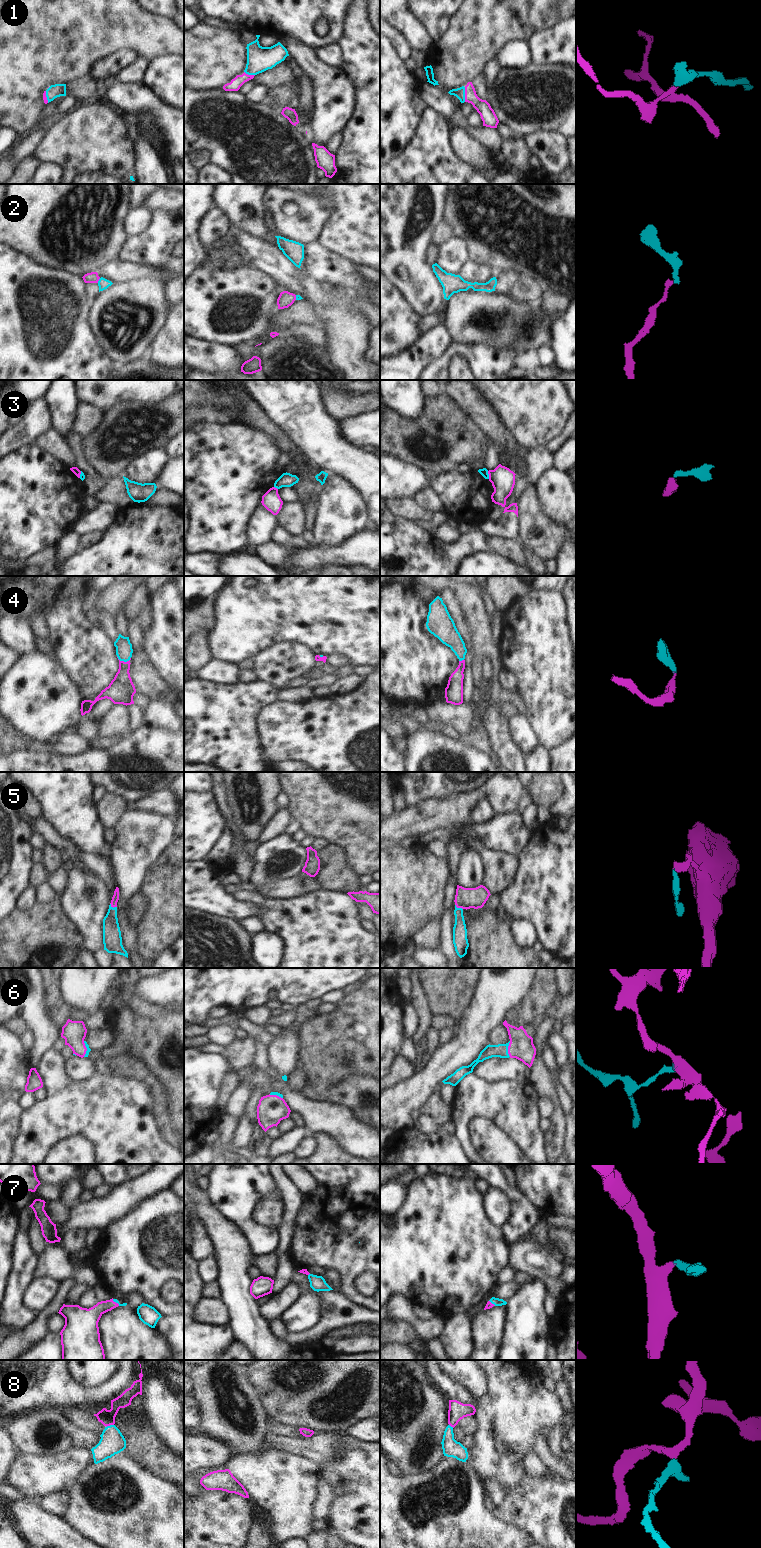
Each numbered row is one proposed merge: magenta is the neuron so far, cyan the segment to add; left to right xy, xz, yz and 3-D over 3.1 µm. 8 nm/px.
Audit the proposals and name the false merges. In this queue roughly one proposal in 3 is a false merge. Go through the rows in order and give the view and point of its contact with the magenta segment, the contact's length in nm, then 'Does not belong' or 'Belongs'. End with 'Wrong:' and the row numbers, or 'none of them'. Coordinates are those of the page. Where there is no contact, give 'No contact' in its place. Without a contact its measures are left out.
1: Touches magenta at yz (465, 94). Shared border 120 nm. Belongs
2: Touches magenta at xy (98, 280). Shared border 50 nm. Belongs
3: Touches magenta at yz (489, 475). Shared border 70 nm. Does not belong
4: Touches magenta at xy (123, 661). Shared border 110 nm. Belongs
5: Touches magenta at xy (113, 907). Shared border 70 nm. Belongs
6: Touches magenta at yz (508, 1049). Shared border 130 nm. Belongs
7: Touches magenta at xy (115, 1302). Shared border 80 nm. Belongs
8: Touches magenta at xy (109, 1425). Shared border 70 nm. Belongs
Wrong: 3

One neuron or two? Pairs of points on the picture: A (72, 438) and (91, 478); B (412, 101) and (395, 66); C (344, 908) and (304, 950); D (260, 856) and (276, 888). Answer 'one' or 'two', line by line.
A: one
B: one
C: one
D: two

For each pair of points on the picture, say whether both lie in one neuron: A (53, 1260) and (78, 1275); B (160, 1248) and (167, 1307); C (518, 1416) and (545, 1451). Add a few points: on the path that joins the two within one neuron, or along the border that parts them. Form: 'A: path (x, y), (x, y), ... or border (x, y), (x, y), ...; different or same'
A: path (59, 1266), (65, 1271), (72, 1272); same
B: path (155, 1263), (155, 1294); same
C: border (540, 1434), (531, 1451); different

